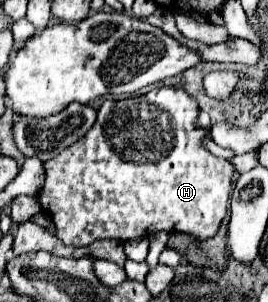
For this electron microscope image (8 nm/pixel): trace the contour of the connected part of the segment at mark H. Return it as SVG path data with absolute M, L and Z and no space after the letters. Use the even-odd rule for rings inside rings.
M158 87L152 89L146 95L140 97L128 97L128 99L108 99L102 103L102 107L98 109L98 119L92 125L92 129L78 139L76 143L72 143L70 147L66 147L58 157L50 159L44 163L46 169L46 183L42 187L42 191L38 193L40 205L44 211L50 213L54 225L56 225L56 237L64 243L64 245L72 245L72 247L86 247L98 239L114 239L114 241L130 241L130 239L138 239L138 237L148 237L154 235L158 231L166 231L166 233L186 233L190 237L194 237L196 241L208 241L218 233L218 227L222 223L222 219L228 213L228 199L230 199L230 191L232 191L232 177L236 173L236 167L230 161L218 159L214 157L208 149L204 149L202 141L206 137L210 137L208 129L198 127L198 103L194 101L194 97L190 97L184 89L178 87Z

